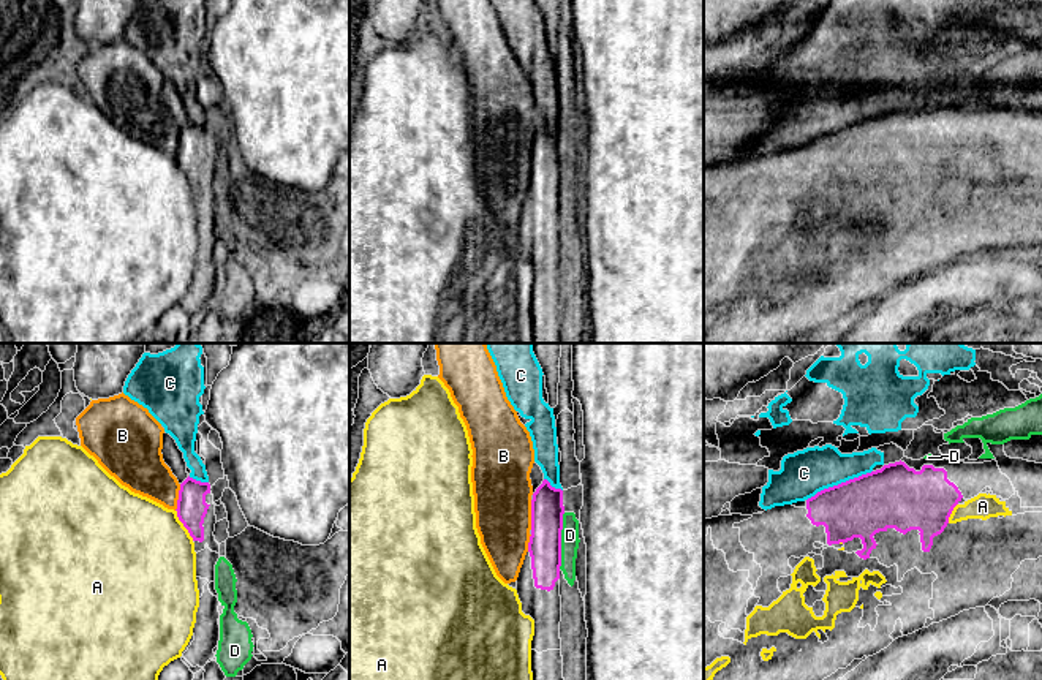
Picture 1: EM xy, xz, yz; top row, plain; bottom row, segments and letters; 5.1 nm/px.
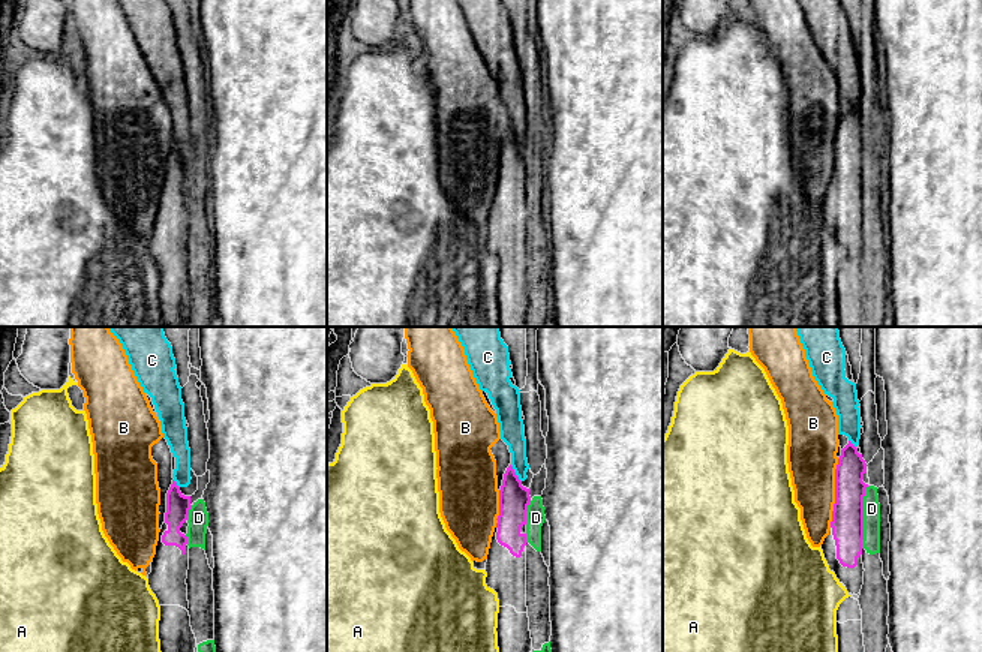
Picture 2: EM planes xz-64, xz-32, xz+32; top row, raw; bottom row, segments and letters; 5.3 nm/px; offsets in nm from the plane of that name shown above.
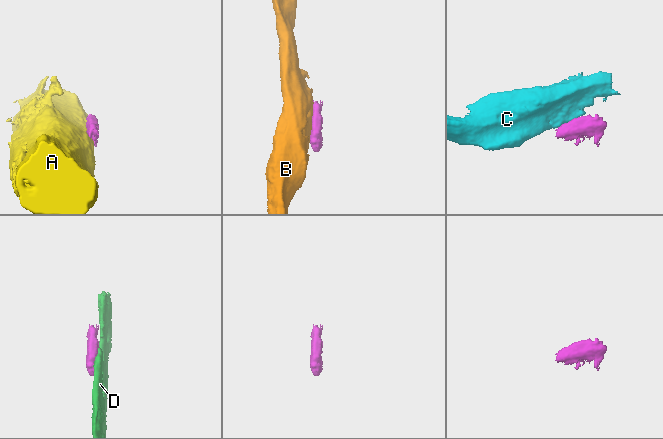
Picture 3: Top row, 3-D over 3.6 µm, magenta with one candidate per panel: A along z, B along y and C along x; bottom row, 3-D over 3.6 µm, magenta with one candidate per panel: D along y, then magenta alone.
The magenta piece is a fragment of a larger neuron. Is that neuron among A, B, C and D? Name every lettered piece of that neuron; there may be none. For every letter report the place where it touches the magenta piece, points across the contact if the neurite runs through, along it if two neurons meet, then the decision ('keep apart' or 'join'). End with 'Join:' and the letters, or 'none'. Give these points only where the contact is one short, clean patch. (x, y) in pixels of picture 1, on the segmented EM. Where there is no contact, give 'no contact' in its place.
A: meets magenta in xy at (184, 525); keep apart
B: meets magenta in xz at (532, 514); border along xz (530, 500), (532, 528); keep apart
C: meets magenta in yz at (838, 484); border along yz (872, 470), (824, 487), (807, 500); keep apart
D: meets magenta in xz at (560, 541); keep apart
Join: none

